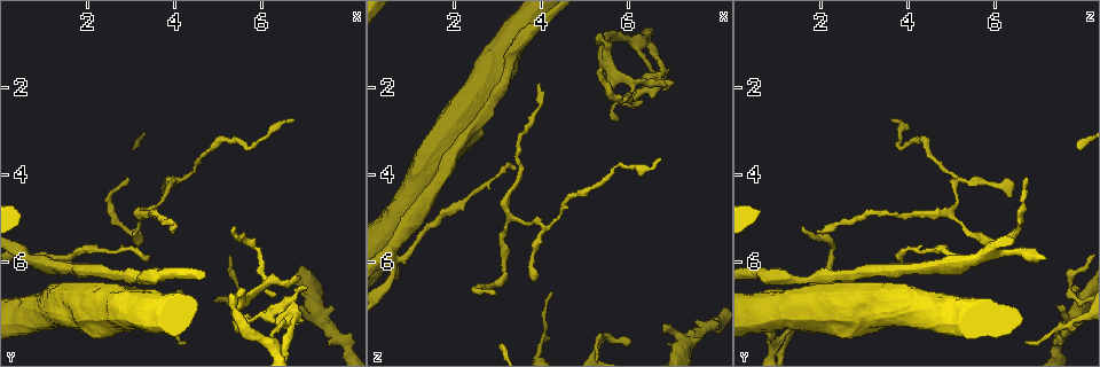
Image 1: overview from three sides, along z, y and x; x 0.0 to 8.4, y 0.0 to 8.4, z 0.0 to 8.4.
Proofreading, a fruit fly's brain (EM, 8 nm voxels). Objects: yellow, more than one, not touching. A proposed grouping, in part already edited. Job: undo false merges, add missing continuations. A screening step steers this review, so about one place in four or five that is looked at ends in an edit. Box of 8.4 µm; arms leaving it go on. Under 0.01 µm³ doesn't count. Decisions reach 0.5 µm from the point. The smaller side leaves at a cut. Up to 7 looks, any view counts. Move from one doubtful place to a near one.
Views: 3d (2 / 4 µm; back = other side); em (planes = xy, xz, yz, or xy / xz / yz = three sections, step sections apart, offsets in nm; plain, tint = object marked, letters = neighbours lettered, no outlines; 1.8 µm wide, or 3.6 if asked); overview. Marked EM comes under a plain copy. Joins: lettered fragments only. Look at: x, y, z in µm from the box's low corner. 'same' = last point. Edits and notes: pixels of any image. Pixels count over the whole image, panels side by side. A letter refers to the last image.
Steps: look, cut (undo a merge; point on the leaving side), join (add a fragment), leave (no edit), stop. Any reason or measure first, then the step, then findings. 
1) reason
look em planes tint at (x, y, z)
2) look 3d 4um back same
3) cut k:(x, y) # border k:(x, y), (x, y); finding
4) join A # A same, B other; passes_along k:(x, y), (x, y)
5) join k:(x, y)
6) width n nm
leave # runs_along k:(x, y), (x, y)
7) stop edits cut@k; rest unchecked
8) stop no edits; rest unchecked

abrupt turn
look 3d 2um at (6.40, 6.50, 1.95)

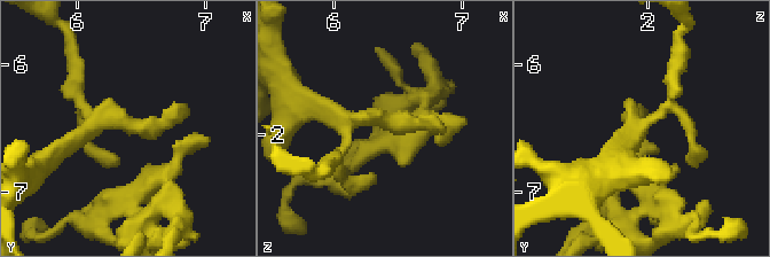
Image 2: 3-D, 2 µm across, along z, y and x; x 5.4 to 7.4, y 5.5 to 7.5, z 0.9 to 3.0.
shape alone is not enough
look em xy step 4 letters at (6.40, 6.50, 1.90)

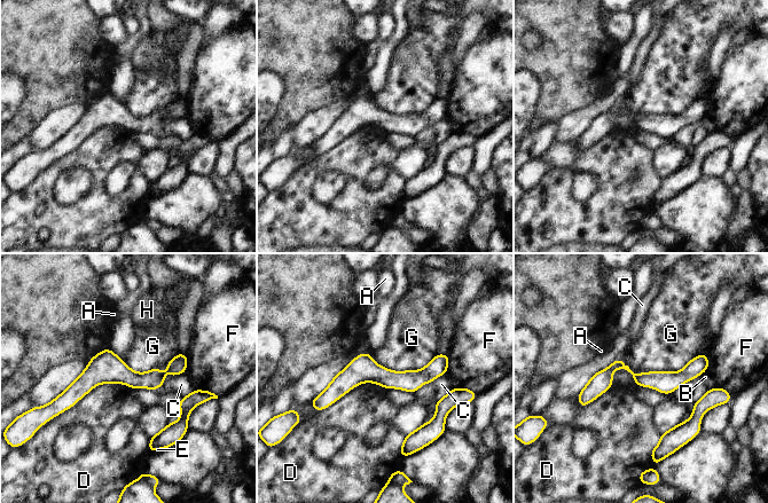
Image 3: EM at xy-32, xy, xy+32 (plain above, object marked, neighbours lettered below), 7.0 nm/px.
leave # A other, B other, C other, D other, E other, F other, G other, H other; border 3:(131, 387), (100, 383), (56, 416); all the same neuron

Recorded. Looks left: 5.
branch stops here
look em xz step 8 letters at (3.90, 5.30, 1.90)

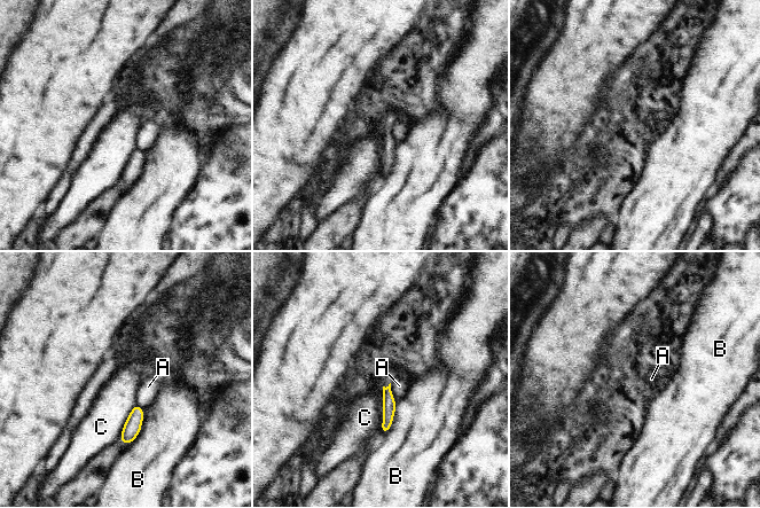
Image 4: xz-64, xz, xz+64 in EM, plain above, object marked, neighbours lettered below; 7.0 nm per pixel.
cut it another way
look em planes letters same

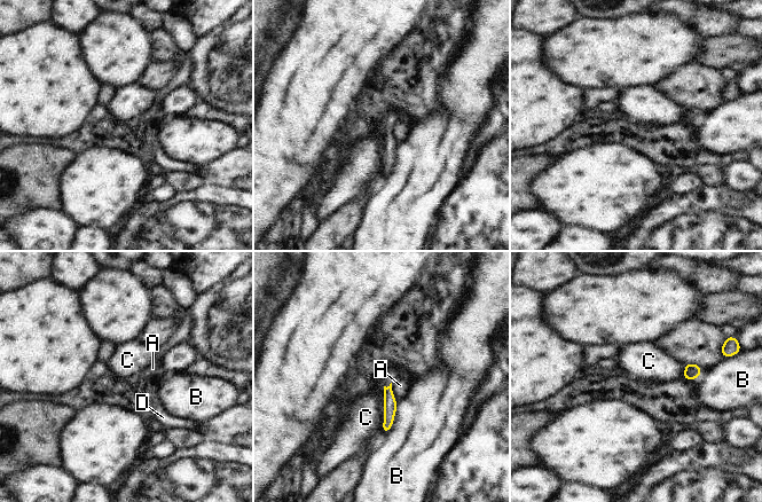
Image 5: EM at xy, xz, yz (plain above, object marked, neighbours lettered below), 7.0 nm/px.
join D # A other, B other, C other, D same; passes_along 5:(390, 405), (387, 386), (392, 374); the neuron continues

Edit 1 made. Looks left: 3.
look overview

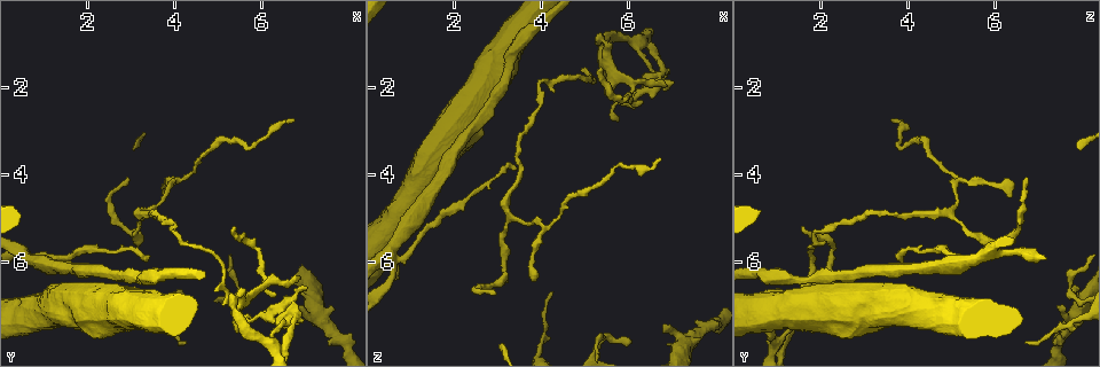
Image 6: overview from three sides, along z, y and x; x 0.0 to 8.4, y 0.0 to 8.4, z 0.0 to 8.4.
look em yz step 16 tint at (6.80, 7.00, 7.45)

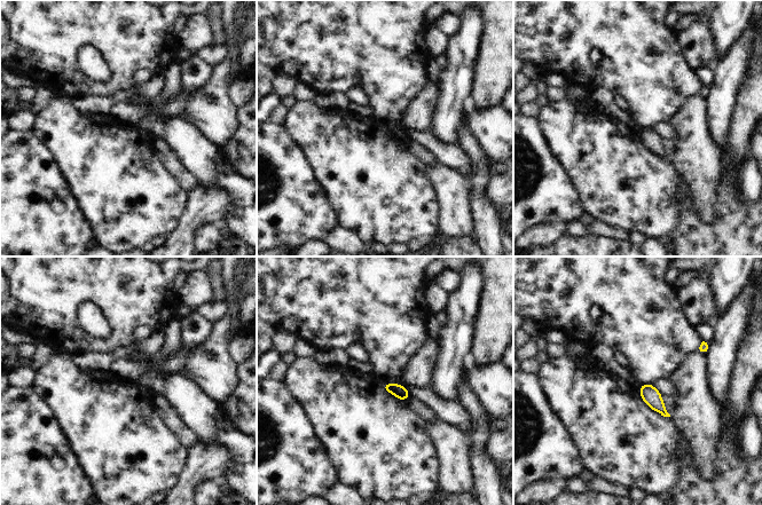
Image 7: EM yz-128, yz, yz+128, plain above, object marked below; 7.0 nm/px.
look em xz step 8 letters same

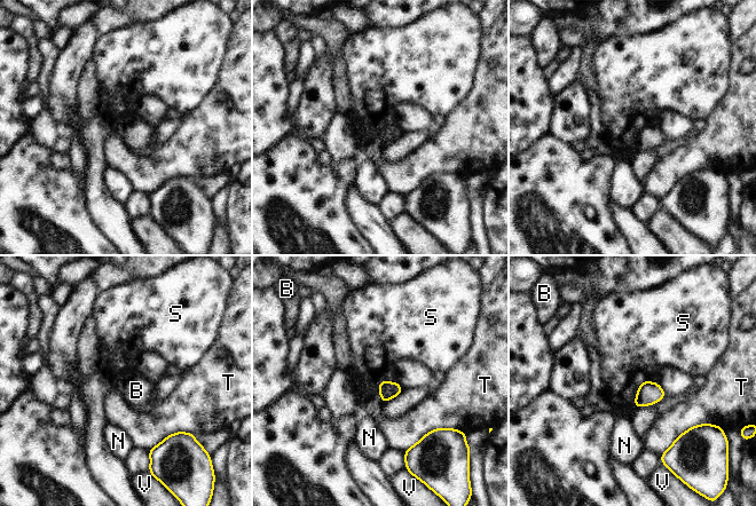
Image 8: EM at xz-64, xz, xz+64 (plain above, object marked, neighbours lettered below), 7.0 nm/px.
leave # B other, N other, S other, T other, V other; border 8:(648, 380), (640, 382), (632, 405); none of them fits

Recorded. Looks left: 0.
stop edits join@5; rest unchecked

